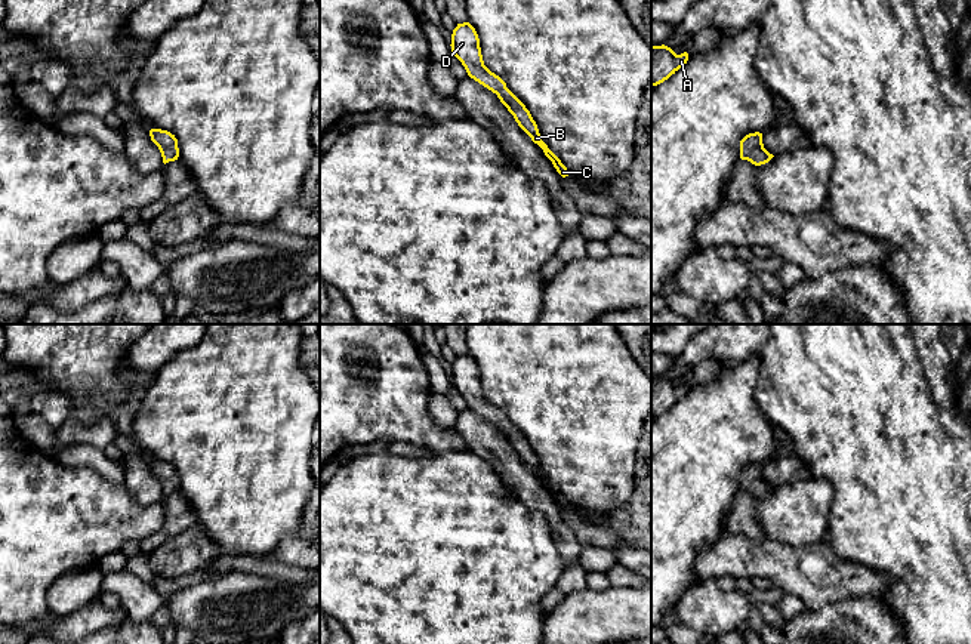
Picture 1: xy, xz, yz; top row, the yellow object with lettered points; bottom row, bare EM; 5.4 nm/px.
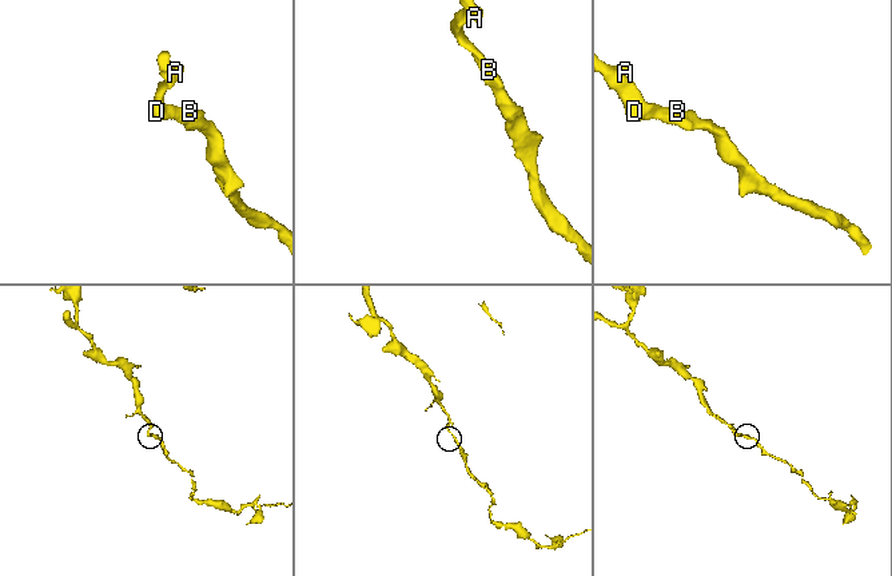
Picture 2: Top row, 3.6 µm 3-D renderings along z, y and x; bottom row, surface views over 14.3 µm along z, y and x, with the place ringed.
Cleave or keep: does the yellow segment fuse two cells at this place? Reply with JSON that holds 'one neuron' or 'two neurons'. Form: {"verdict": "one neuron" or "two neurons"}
{"verdict": "one neuron"}

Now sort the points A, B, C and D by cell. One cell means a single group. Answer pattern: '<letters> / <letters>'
A B C D

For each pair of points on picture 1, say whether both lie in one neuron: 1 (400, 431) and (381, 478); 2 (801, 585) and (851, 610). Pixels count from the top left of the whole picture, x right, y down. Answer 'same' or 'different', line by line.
1: different
2: different

